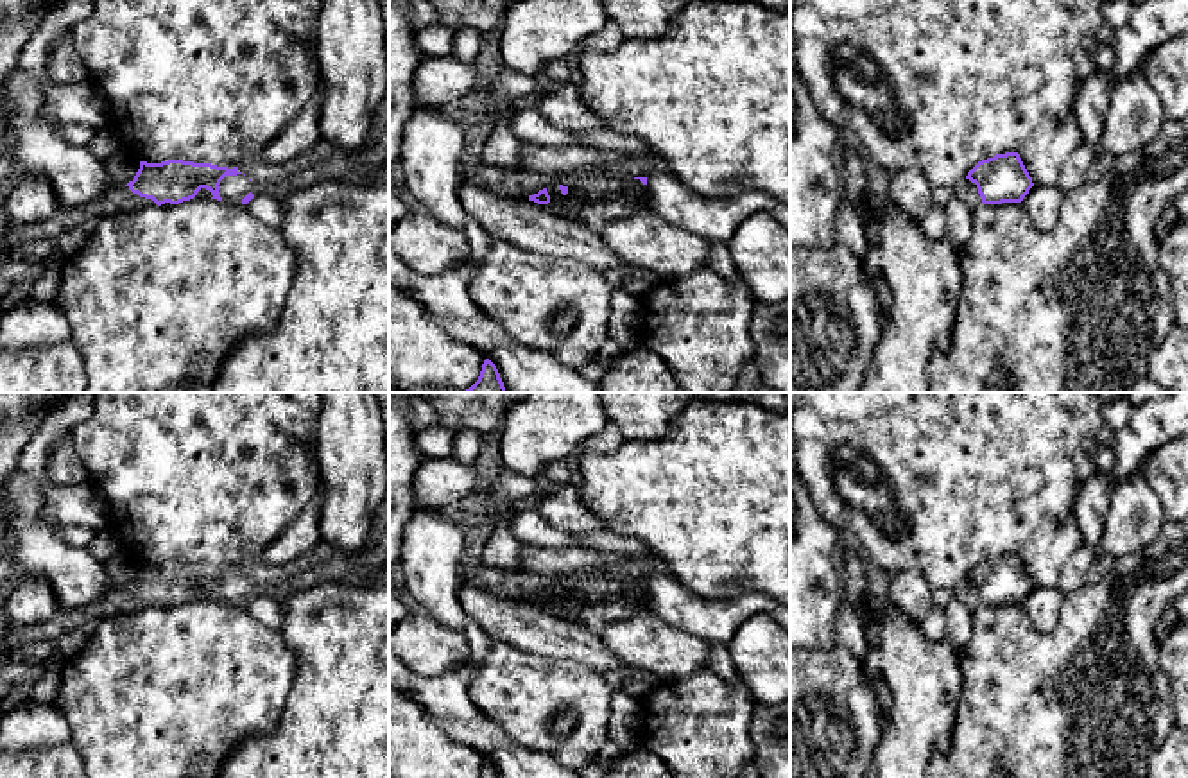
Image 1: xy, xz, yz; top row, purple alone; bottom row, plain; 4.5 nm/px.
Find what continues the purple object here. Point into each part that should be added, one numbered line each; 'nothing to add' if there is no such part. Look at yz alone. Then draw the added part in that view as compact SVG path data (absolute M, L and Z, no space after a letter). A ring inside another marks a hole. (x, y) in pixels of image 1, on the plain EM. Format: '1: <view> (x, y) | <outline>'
1: yz (966, 592) | M962 581L959 586L953 588L955 597L964 602L971 611L982 606L982 599L978 590L969 581Z

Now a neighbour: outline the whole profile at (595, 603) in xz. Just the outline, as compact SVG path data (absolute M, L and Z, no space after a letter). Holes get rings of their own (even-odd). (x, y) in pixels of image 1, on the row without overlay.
M586 579L568 588L563 597L559 586L547 590L548 606L538 606L548 615L579 624L593 633L606 626L650 613L649 590L636 581Z

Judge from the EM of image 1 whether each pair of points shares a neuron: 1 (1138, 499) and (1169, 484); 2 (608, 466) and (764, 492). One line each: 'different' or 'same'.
1: different
2: same

